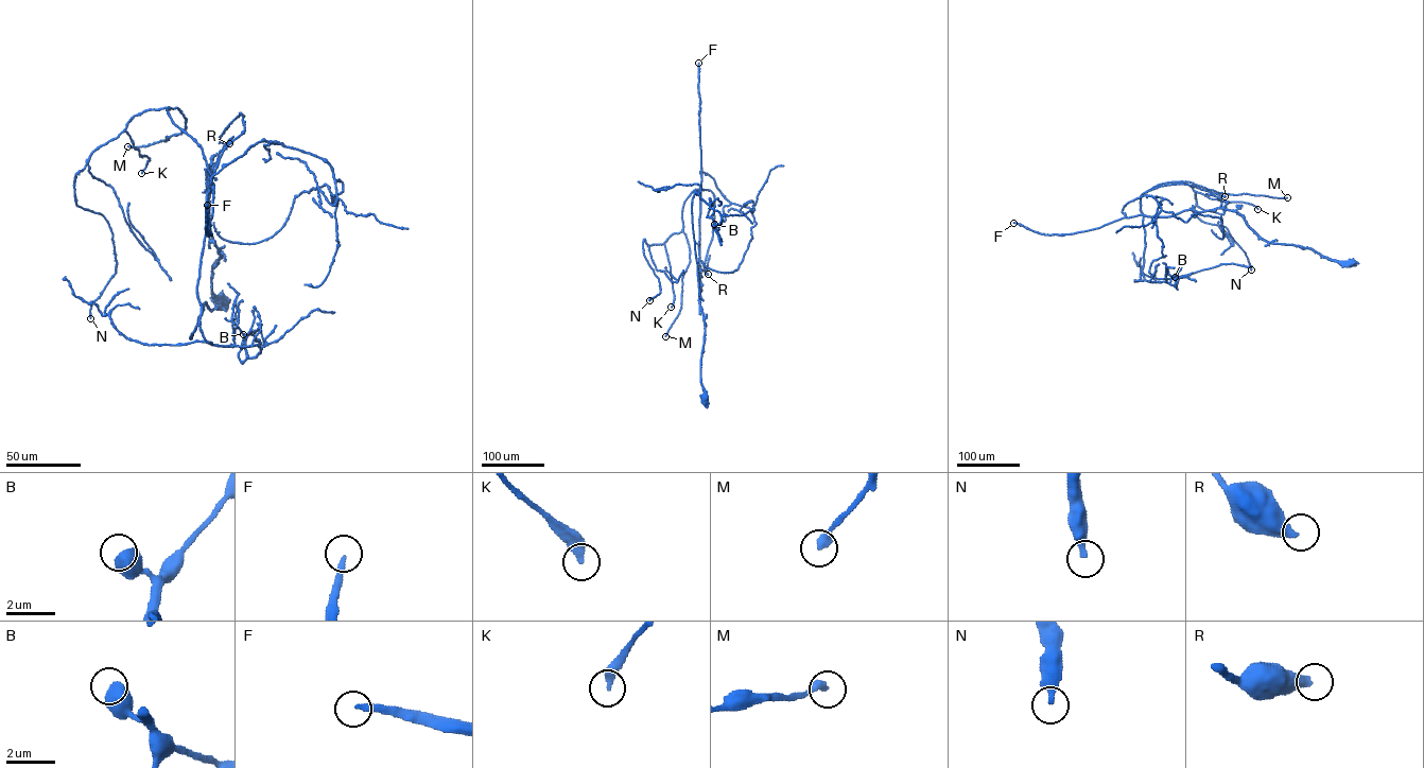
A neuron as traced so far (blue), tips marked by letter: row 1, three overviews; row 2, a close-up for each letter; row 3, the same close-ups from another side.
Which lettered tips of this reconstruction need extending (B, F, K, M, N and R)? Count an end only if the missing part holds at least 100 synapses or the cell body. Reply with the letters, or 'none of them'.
F

